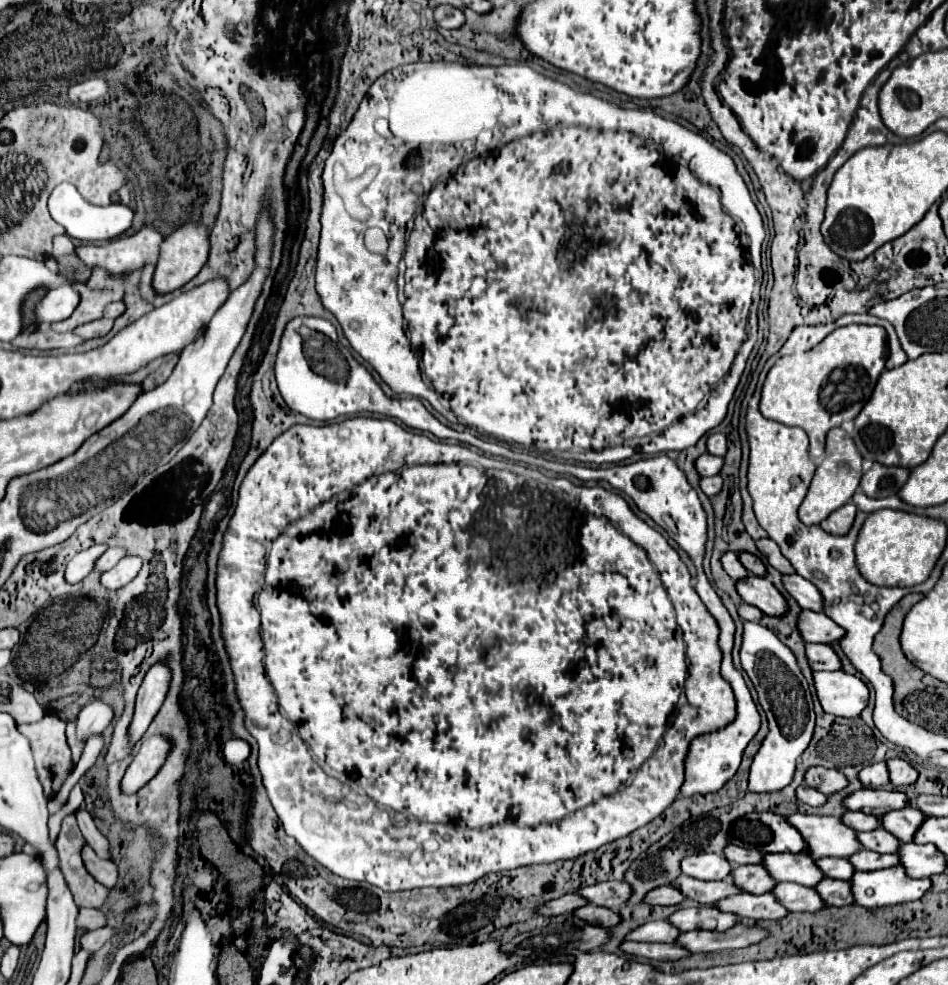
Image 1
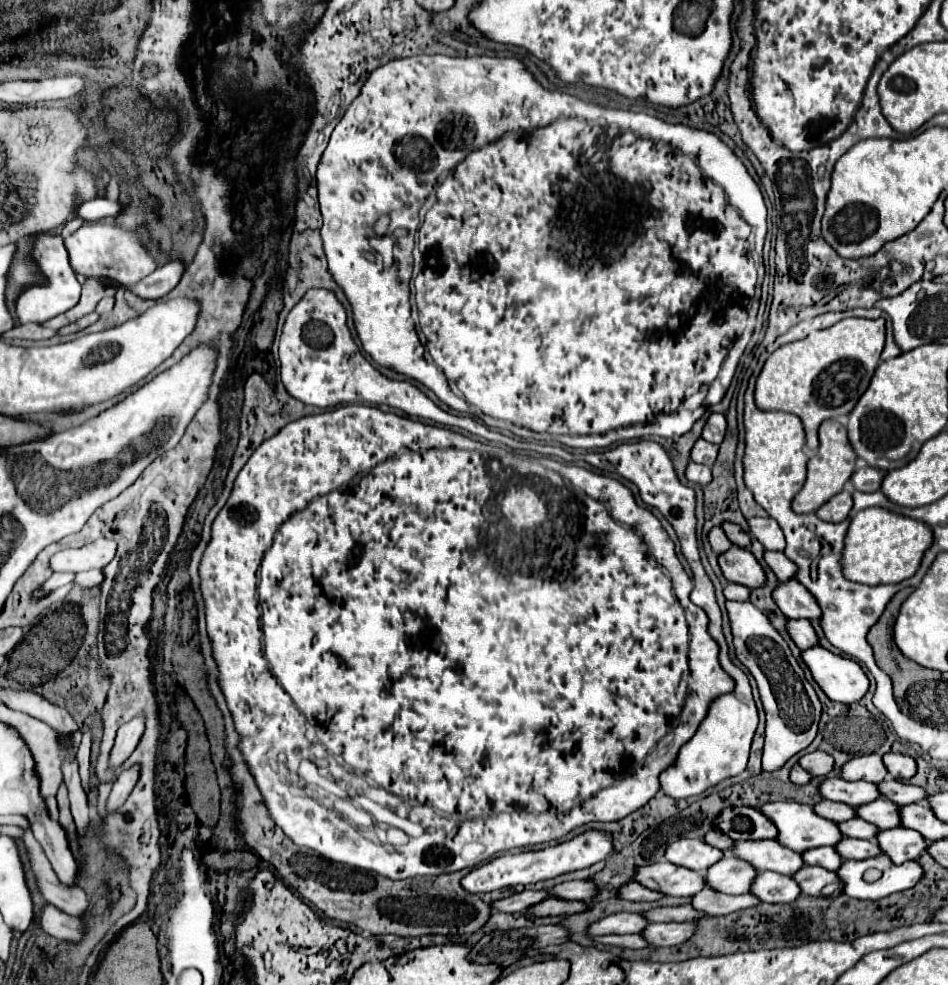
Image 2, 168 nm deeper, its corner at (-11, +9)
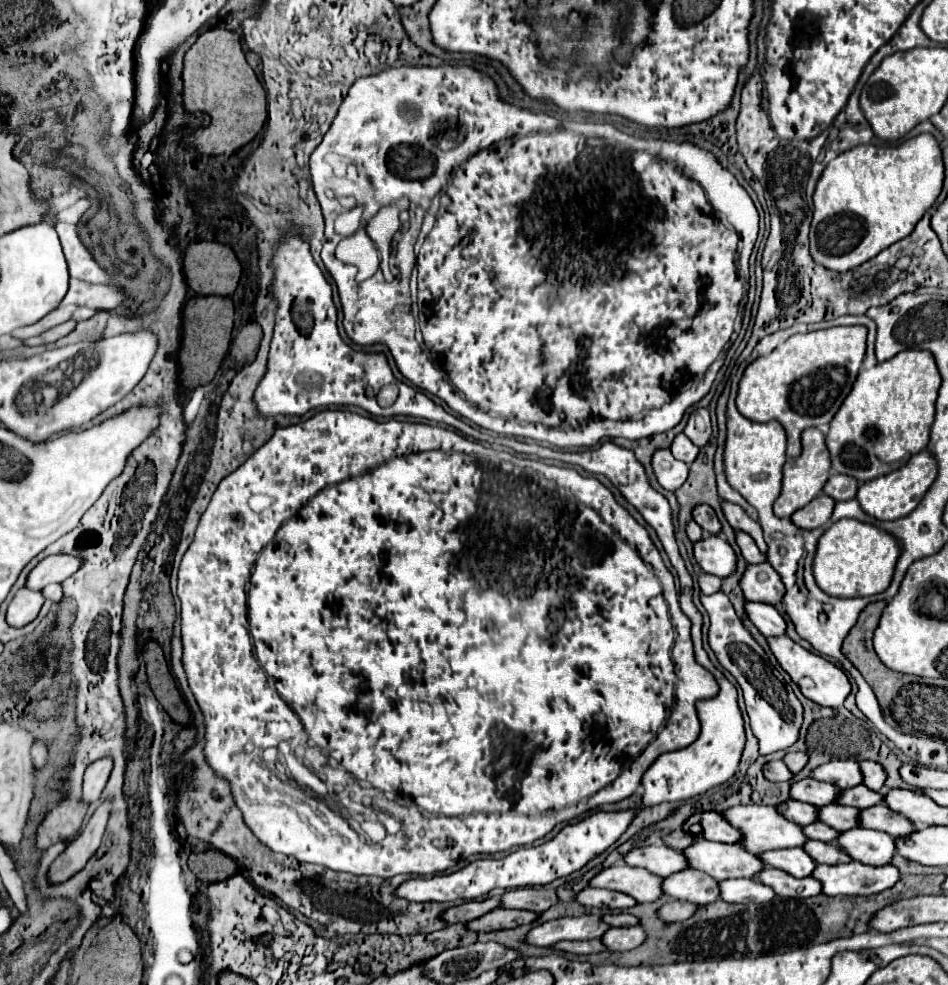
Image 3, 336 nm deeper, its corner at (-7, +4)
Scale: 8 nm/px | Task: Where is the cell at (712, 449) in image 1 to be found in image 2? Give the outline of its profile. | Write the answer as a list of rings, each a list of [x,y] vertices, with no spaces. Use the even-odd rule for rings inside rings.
[[[712,413],[704,431],[702,431],[702,439],[710,441],[710,443],[722,443],[722,437],[726,435],[726,417],[724,415],[718,415],[718,413]]]

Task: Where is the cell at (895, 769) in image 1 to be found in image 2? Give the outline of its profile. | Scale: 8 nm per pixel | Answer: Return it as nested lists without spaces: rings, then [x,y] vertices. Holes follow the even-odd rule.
[[[886,753],[884,757],[884,765],[888,769],[888,773],[894,779],[910,779],[916,773],[916,761],[910,755],[902,755],[902,753]]]

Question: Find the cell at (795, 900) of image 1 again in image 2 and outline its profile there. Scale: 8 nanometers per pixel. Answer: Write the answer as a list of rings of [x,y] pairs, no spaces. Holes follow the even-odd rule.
[[[772,871],[758,873],[752,885],[752,893],[758,895],[764,903],[792,903],[802,895],[798,883],[794,883],[794,877],[778,875]]]

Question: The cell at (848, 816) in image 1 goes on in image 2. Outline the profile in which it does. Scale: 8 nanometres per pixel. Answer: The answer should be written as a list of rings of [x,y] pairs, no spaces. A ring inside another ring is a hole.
[[[820,801],[818,805],[814,805],[814,811],[818,815],[822,815],[824,819],[830,819],[830,821],[848,821],[852,817],[858,817],[856,815],[856,809],[850,807],[850,805],[844,805],[844,803],[836,803],[836,801]]]

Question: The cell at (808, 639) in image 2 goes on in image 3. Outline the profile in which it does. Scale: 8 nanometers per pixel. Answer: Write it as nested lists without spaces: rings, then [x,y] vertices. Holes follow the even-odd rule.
[[[746,602],[746,614],[750,622],[764,634],[764,636],[780,636],[784,634],[786,622],[778,614],[778,610],[766,602]]]

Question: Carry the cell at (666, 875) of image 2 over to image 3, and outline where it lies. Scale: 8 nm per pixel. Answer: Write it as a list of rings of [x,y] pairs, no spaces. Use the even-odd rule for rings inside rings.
[[[608,866],[602,872],[598,872],[592,880],[592,888],[606,888],[616,890],[632,896],[636,902],[652,902],[662,896],[660,890],[662,878],[650,874],[642,868],[630,868],[630,866]]]

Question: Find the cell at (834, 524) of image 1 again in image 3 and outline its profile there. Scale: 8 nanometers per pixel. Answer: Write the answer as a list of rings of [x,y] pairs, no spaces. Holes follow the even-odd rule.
[[[818,494],[806,508],[800,508],[790,516],[792,524],[796,524],[802,530],[814,530],[814,528],[824,528],[830,522],[834,510],[834,500],[826,494]]]

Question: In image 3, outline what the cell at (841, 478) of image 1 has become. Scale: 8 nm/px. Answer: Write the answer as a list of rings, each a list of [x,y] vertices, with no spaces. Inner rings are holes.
[[[808,428],[806,432],[802,432],[802,456],[798,456],[798,460],[788,460],[782,468],[782,490],[778,500],[774,502],[774,514],[778,518],[790,518],[796,510],[804,508],[810,500],[814,500],[826,480],[828,480],[828,470],[830,470],[830,456],[824,444],[824,434],[818,428]]]

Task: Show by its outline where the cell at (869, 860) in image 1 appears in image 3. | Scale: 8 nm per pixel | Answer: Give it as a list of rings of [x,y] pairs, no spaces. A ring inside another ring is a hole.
[[[808,840],[802,848],[816,864],[832,864],[834,866],[834,864],[850,862],[850,856],[832,842],[828,844],[828,842],[818,842],[818,840]]]

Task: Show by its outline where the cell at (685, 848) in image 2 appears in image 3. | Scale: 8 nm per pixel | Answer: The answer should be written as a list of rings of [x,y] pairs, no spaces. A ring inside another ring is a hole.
[[[644,846],[644,848],[632,848],[624,862],[634,868],[644,868],[660,878],[666,878],[678,870],[688,868],[688,862],[682,852],[672,850],[668,846]]]

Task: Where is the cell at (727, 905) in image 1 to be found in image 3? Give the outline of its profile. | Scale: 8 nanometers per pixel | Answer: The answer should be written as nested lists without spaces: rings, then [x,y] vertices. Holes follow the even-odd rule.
[[[674,900],[674,902],[668,902],[658,908],[658,918],[662,918],[664,922],[680,922],[680,920],[690,918],[696,912],[696,908],[698,906],[694,906],[690,902]]]

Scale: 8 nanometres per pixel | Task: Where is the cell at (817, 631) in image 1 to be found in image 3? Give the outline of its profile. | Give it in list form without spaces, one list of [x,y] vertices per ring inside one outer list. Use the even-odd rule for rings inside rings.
[[[768,562],[748,564],[740,578],[740,588],[746,600],[766,600],[772,606],[780,606],[784,594],[784,584]]]

